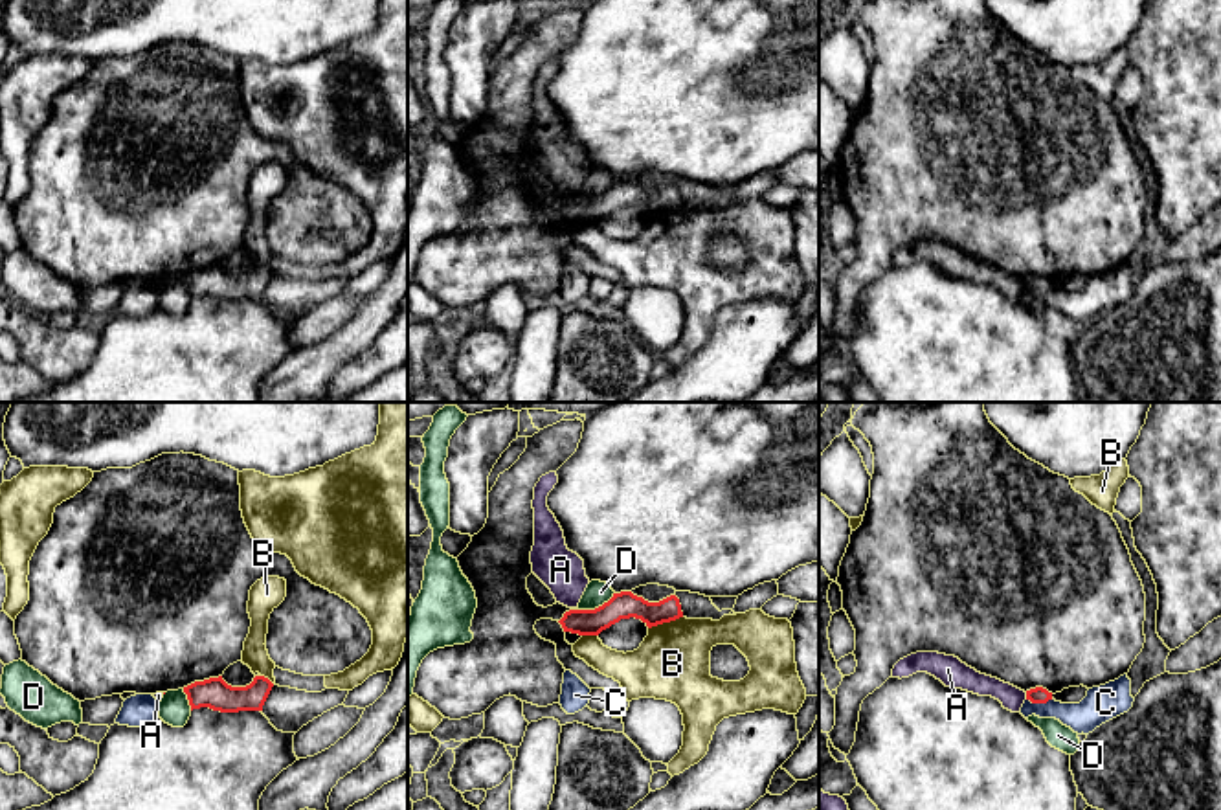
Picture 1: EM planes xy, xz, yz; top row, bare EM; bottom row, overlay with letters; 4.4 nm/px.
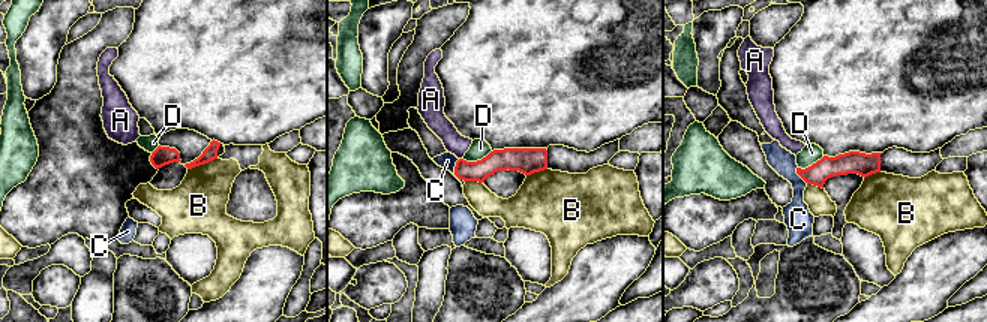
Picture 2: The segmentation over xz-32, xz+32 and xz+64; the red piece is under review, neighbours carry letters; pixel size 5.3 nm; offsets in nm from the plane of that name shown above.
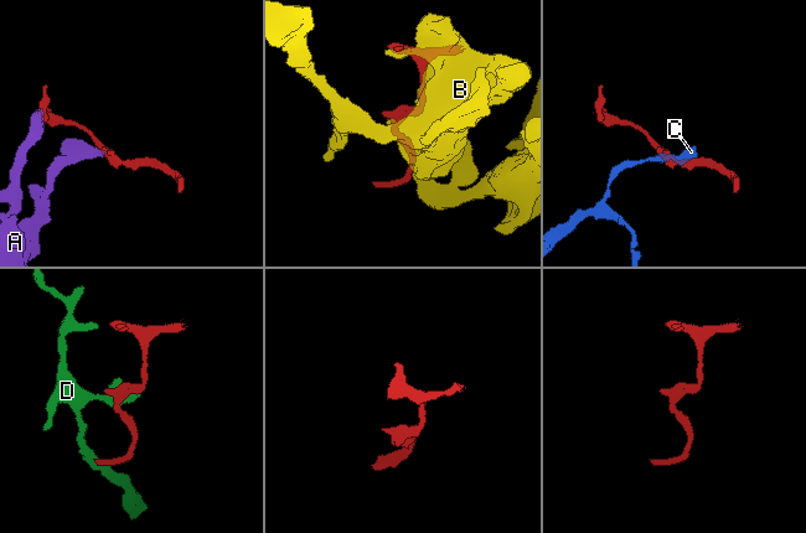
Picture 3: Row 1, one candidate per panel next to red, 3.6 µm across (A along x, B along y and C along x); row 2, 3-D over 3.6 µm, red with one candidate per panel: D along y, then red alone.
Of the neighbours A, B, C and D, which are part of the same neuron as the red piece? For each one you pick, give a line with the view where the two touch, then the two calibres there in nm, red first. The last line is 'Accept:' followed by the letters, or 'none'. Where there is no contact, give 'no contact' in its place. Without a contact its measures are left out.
Accept: none

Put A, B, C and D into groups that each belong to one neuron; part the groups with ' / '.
A / B / C / D

